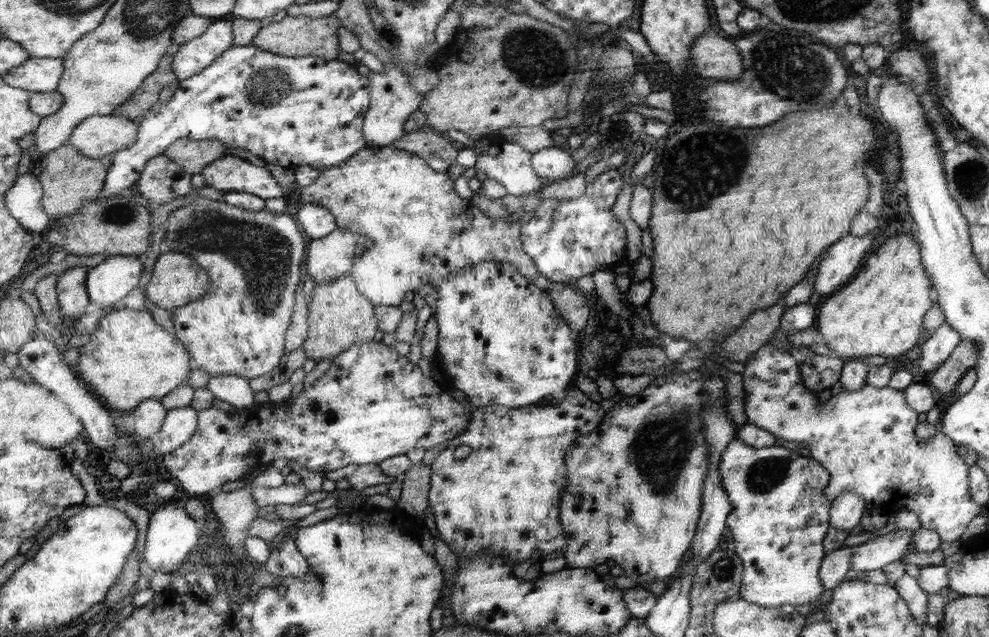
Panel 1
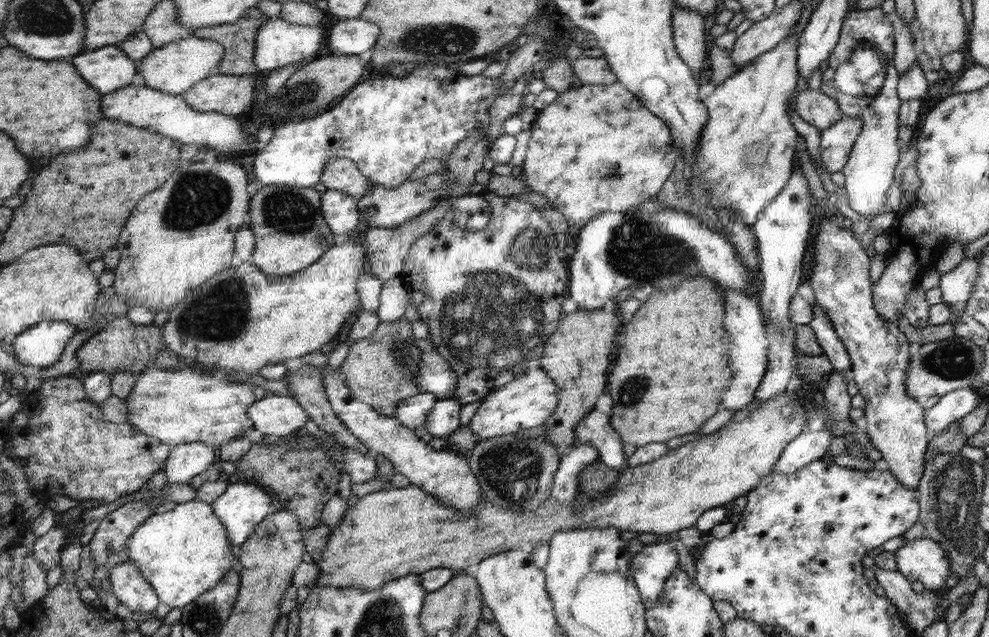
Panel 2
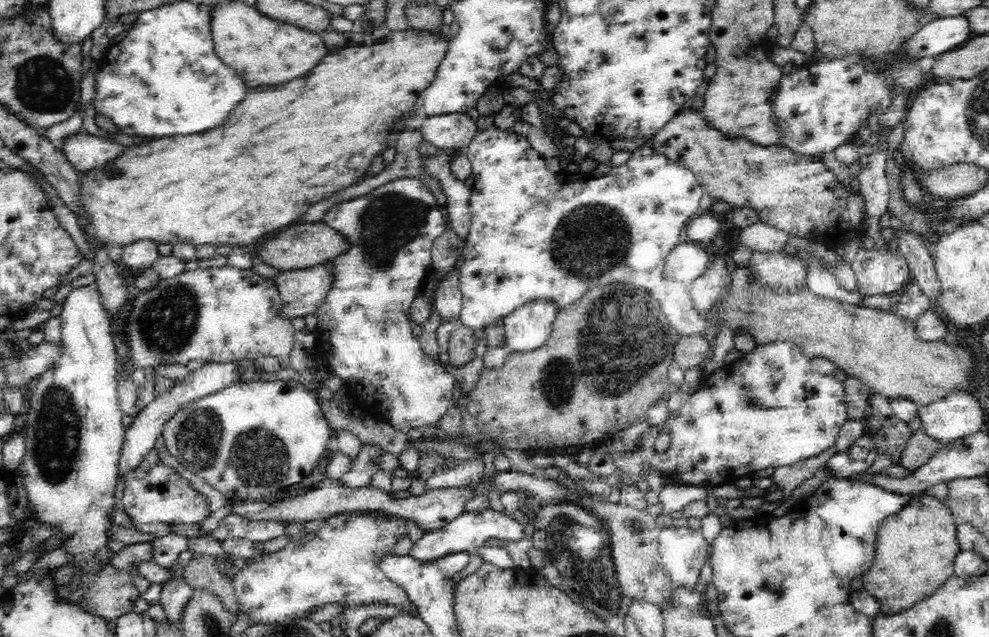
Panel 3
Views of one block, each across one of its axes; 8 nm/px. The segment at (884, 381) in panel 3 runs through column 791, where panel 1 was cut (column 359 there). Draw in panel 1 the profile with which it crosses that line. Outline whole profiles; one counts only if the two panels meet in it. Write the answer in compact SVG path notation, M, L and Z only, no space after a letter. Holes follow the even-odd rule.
M349 274L332 282L316 283L312 300L307 305L309 332L301 350L307 358L317 363L319 360L333 359L356 344L372 341L379 328L374 312L373 302L360 291Z

